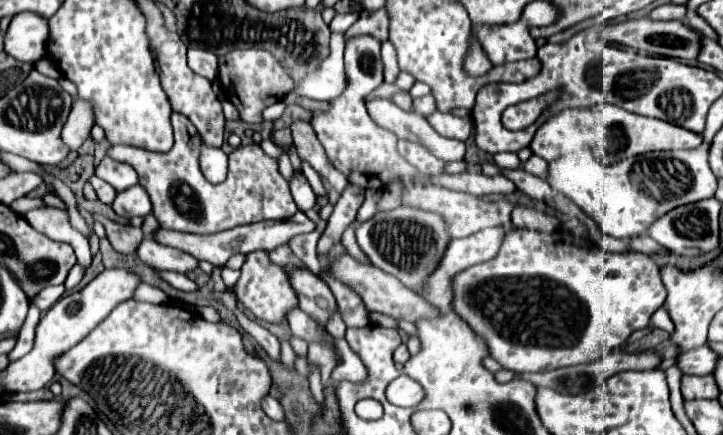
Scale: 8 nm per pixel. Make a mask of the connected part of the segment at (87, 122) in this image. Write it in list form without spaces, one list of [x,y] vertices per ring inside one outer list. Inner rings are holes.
[[[75,99],[73,109],[69,113],[69,119],[63,125],[63,133],[61,133],[61,139],[69,147],[69,151],[77,151],[83,145],[83,141],[91,133],[93,123],[95,123],[93,121],[93,111],[91,111],[89,103],[85,103],[81,99]]]

